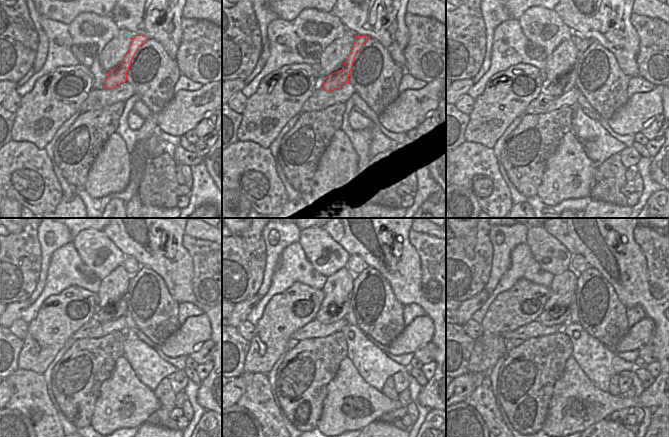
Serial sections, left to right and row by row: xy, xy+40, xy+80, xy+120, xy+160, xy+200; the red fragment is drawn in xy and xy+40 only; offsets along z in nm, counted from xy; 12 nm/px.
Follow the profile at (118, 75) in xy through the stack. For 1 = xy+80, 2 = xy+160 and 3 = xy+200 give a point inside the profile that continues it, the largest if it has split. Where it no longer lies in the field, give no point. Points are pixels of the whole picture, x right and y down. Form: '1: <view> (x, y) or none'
1: xy+80 (556, 88)
2: xy+160 (322, 316)
3: xy+200 (545, 318)

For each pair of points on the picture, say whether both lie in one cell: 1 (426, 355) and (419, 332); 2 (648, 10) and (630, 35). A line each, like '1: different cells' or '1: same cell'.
1: different cells
2: different cells

